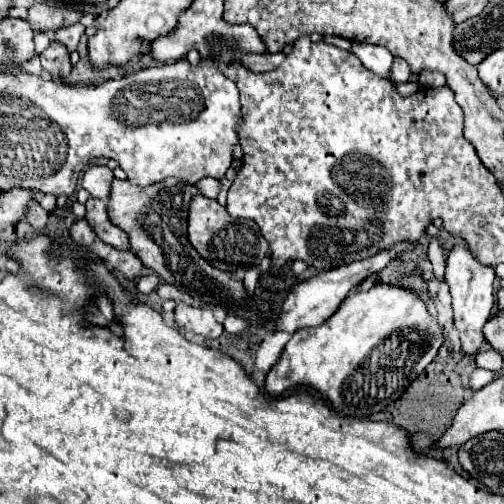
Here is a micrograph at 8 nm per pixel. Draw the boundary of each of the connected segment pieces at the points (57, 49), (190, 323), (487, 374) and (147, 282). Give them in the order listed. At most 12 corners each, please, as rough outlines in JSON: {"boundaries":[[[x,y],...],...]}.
{"boundaries":[[[60,42],[40,54],[42,68],[54,78],[72,70],[70,52]],[[176,306],[180,328],[220,338],[224,326],[206,306]],[[476,368],[470,388],[486,386],[496,378],[496,372]],[[156,274],[142,276],[136,288],[138,294],[148,296],[160,284]]]}

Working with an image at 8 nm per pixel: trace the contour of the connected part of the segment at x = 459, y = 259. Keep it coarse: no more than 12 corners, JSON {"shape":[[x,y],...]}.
{"shape":[[454,244],[444,280],[450,286],[462,352],[486,342],[496,306],[494,268],[466,244]]}

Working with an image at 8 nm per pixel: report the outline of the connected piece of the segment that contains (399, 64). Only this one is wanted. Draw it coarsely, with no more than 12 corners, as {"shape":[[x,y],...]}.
{"shape":[[394,58],[394,80],[408,82],[412,70],[404,58]]}

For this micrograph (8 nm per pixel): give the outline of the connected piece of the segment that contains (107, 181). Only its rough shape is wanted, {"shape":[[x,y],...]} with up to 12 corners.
{"shape":[[90,166],[82,186],[90,196],[108,200],[114,174],[108,166]]}

